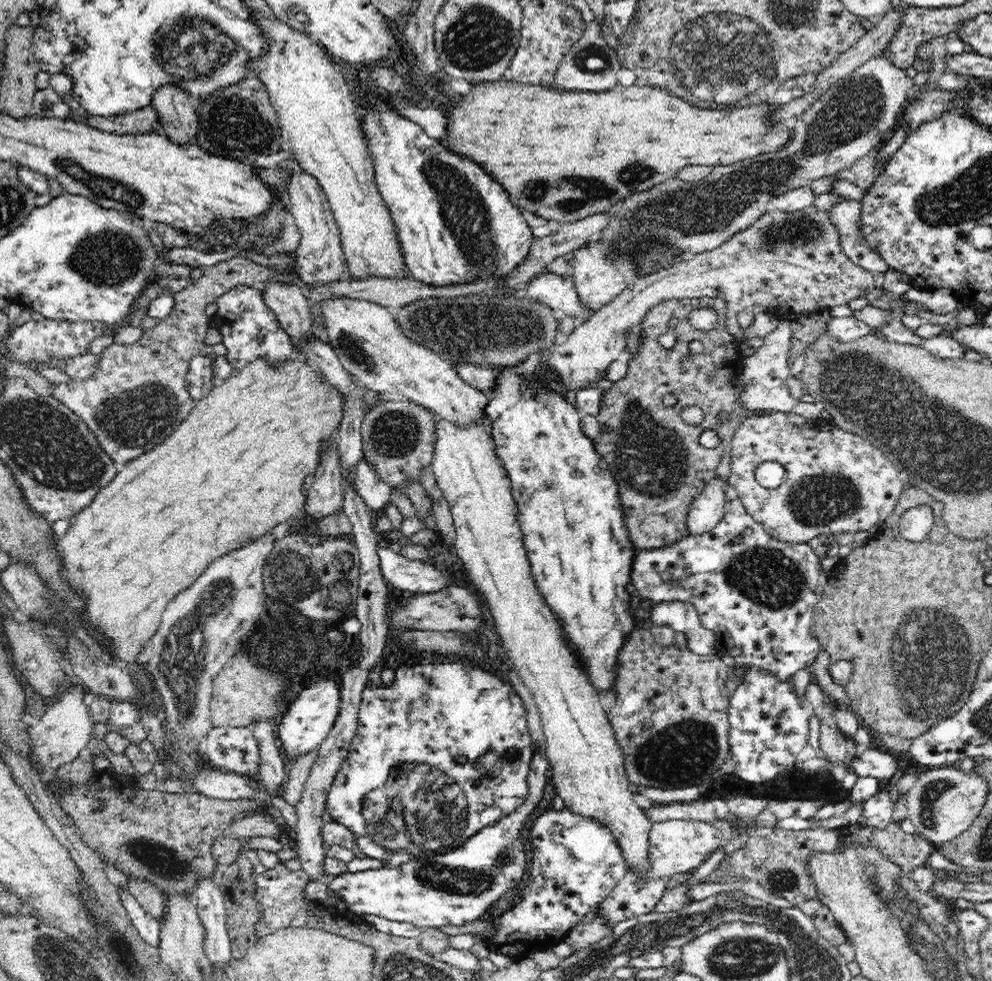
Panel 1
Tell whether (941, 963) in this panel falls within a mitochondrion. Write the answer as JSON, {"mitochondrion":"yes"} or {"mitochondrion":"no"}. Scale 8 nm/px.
{"mitochondrion":"yes"}

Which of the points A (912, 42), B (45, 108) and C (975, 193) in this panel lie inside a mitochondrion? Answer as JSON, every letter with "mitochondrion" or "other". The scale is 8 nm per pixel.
{"A":"other","B":"other","C":"mitochondrion"}

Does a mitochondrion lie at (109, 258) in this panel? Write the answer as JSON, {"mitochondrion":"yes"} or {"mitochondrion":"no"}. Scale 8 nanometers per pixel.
{"mitochondrion":"yes"}

